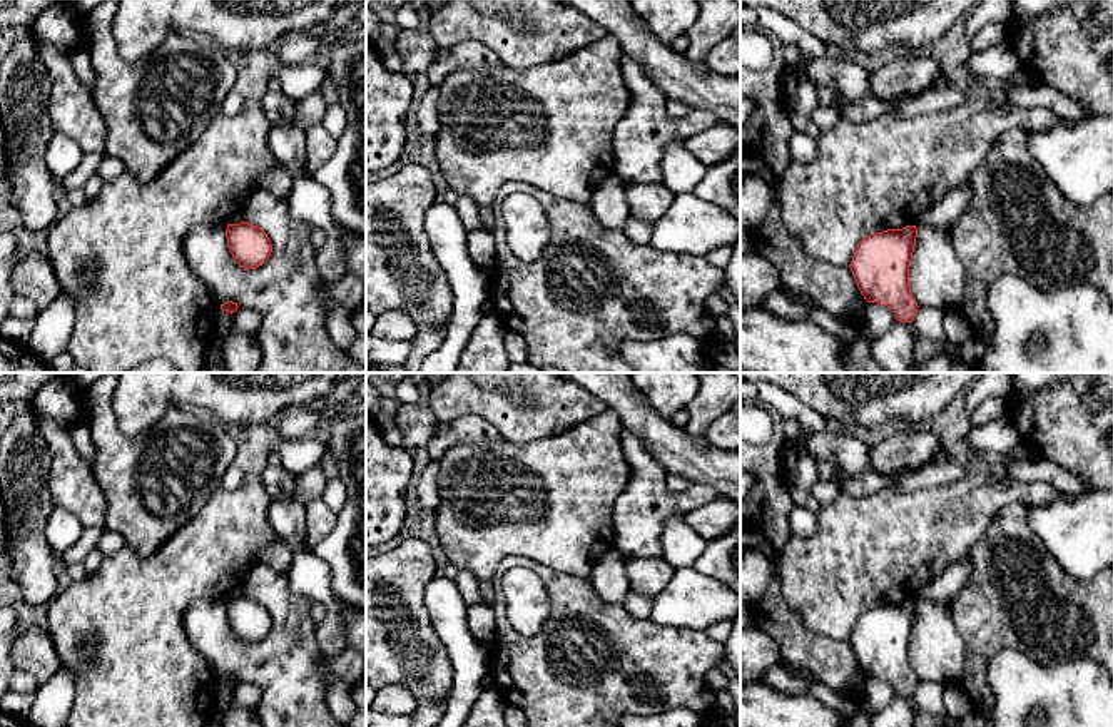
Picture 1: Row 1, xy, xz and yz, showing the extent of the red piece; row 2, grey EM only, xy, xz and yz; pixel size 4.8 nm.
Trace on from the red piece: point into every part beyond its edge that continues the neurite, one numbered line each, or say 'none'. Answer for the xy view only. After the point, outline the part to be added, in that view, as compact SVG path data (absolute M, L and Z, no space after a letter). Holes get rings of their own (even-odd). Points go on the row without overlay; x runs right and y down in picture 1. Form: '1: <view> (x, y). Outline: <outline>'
none

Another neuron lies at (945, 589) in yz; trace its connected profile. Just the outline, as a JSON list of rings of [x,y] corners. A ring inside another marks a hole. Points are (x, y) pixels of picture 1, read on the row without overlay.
[[[963,558],[949,565],[944,573],[924,585],[917,598],[928,598],[939,603],[951,603],[966,587],[971,575],[971,563]]]

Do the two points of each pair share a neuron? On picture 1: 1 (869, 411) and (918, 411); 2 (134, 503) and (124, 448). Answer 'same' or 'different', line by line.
1: same
2: same

